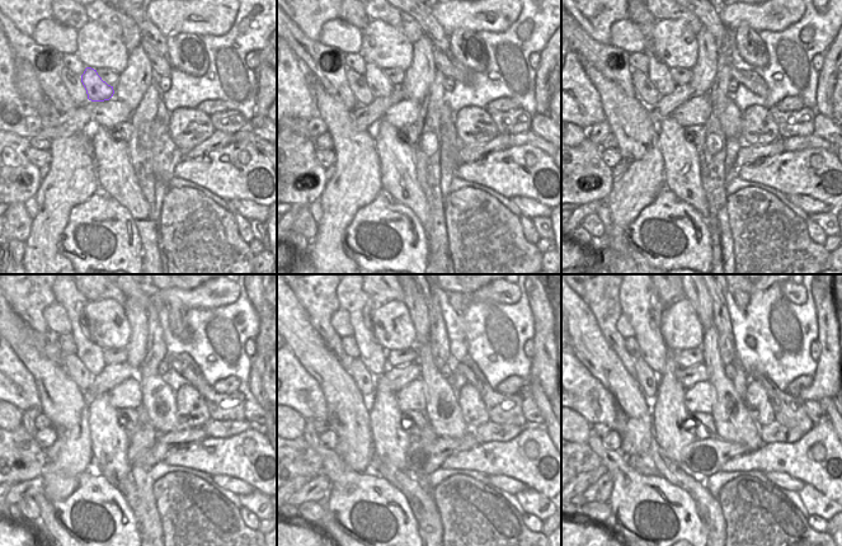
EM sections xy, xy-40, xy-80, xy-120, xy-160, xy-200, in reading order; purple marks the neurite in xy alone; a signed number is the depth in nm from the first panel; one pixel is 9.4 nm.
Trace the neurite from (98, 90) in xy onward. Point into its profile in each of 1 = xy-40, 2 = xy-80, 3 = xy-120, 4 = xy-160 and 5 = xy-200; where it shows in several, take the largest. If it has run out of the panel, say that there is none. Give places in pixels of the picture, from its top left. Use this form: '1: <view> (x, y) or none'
1: xy-40 (380, 85)
2: xy-80 (658, 73)
3: xy-120 (71, 300)
4: xy-160 (354, 300)
5: xy-200 (639, 300)

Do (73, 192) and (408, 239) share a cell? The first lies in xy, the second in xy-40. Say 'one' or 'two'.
two

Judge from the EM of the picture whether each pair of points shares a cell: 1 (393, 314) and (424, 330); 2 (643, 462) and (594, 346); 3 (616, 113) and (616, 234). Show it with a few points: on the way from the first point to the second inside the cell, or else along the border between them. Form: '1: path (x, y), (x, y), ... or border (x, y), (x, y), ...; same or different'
1: border (403, 300), (414, 328), (415, 344); different
2: border (635, 452), (638, 455), (648, 455); different
3: path (638, 144), (638, 187), (625, 203); same

